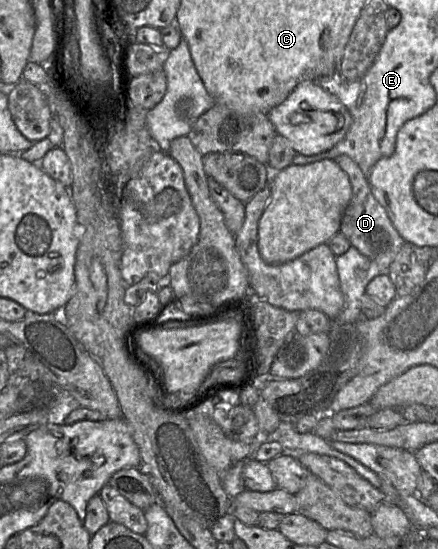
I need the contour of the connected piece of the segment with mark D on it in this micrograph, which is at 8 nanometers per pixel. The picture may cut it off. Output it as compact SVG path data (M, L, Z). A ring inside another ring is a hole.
M345 154L337 156L334 160L347 173L352 187L352 197L342 216L339 232L346 237L351 246L375 261L384 270L384 274L388 274L389 266L405 240L393 226L385 208L374 197L367 177L357 163Z

